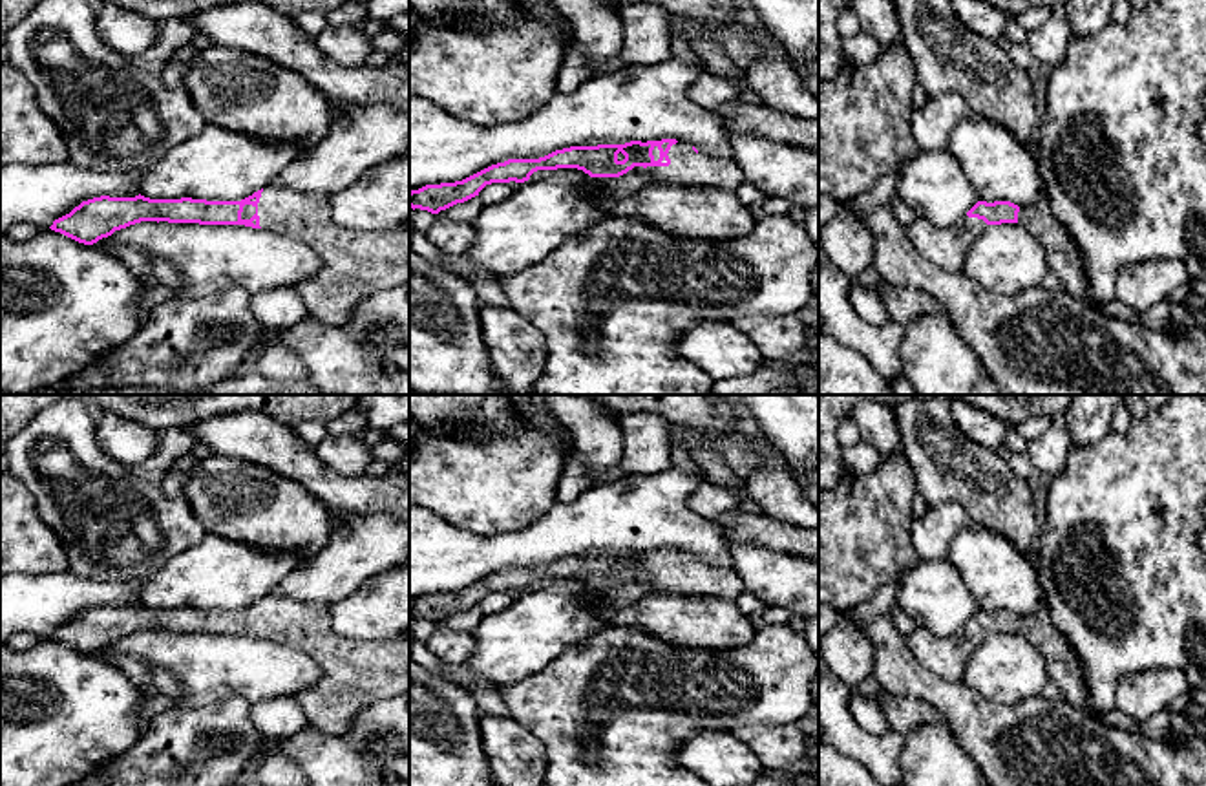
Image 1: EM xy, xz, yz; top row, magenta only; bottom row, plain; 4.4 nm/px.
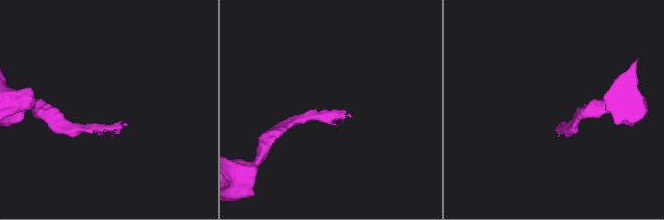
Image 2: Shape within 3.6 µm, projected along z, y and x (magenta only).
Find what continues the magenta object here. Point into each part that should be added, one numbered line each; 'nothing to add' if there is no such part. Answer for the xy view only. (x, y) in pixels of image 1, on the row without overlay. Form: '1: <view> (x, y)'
1: xy (353, 673)

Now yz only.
1: yz (947, 657)

